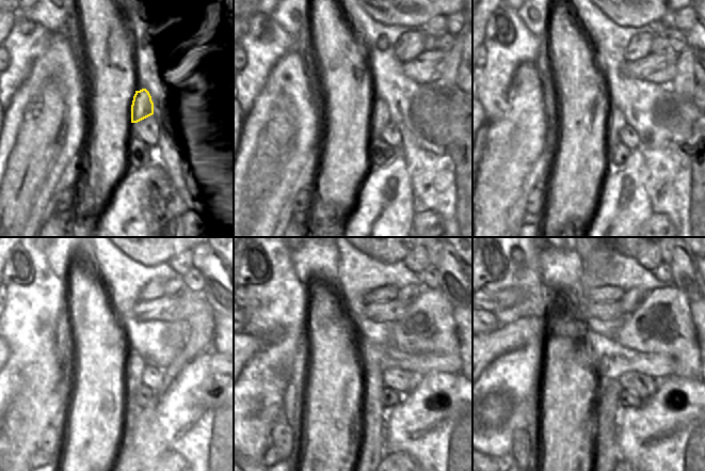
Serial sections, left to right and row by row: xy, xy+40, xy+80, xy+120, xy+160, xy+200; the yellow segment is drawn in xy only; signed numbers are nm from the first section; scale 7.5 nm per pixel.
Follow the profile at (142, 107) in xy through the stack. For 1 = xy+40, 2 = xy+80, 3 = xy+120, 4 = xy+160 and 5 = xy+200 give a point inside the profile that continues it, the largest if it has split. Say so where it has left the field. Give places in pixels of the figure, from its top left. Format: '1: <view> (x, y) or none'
1: xy+40 (380, 116)
2: xy+80 (615, 121)
3: xy+120 (133, 371)
4: xy+160 (372, 445)
5: xy+200 (606, 454)

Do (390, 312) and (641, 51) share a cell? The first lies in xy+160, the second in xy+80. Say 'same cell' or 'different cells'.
different cells

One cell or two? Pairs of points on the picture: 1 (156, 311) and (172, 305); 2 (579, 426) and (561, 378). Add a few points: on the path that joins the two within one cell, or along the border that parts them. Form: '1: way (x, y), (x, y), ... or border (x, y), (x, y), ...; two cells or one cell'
1: way (160, 310), (167, 309); one cell
2: way (567, 414), (565, 412), (565, 390); one cell

